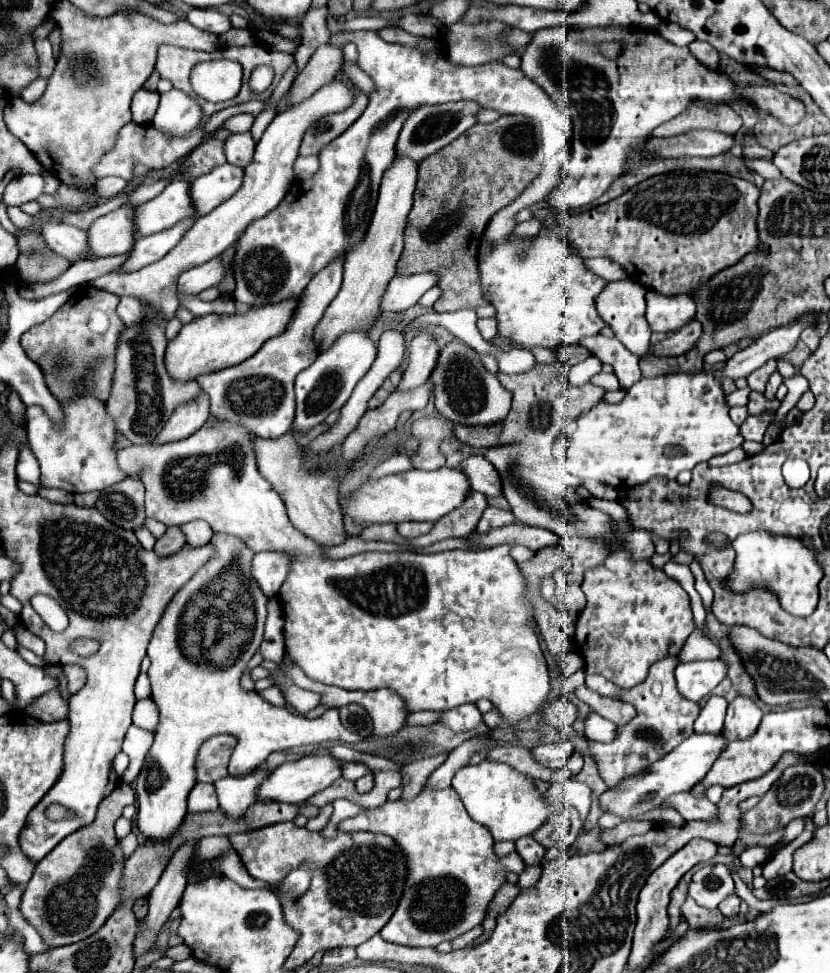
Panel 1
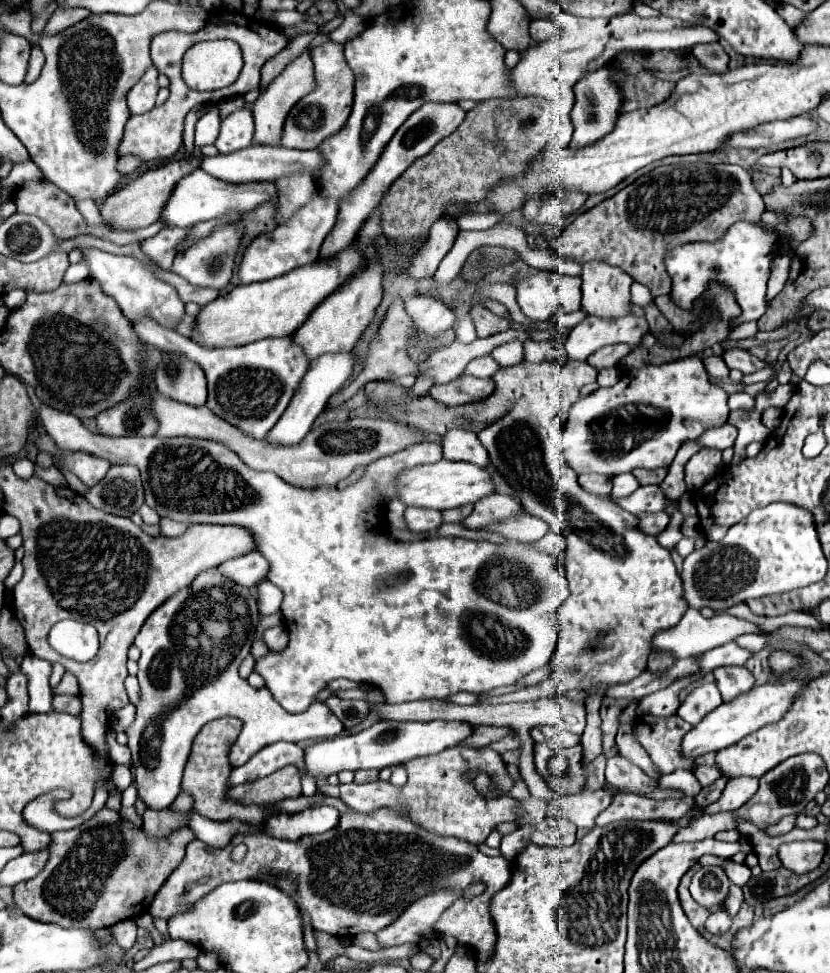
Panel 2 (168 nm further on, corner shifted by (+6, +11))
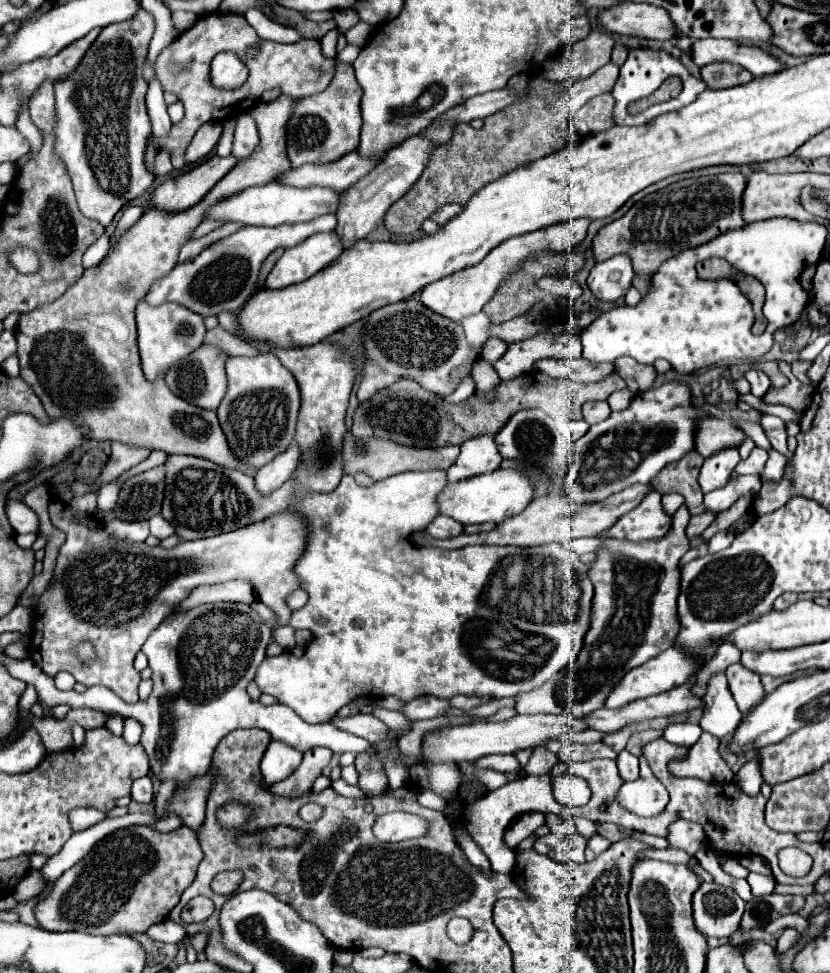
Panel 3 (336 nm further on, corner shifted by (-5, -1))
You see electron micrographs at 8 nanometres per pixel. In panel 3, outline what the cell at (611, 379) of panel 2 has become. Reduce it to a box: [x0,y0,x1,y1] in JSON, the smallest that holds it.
[608,388,634,412]

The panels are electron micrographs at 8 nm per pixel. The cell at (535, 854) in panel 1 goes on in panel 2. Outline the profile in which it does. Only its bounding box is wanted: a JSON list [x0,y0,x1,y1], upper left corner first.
[499,828,531,860]

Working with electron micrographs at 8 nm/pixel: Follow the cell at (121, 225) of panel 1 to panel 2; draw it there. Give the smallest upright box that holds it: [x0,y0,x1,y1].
[99,158,201,230]

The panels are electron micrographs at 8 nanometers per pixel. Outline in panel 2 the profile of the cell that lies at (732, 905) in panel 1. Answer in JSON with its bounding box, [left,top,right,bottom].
[705,904,731,934]

